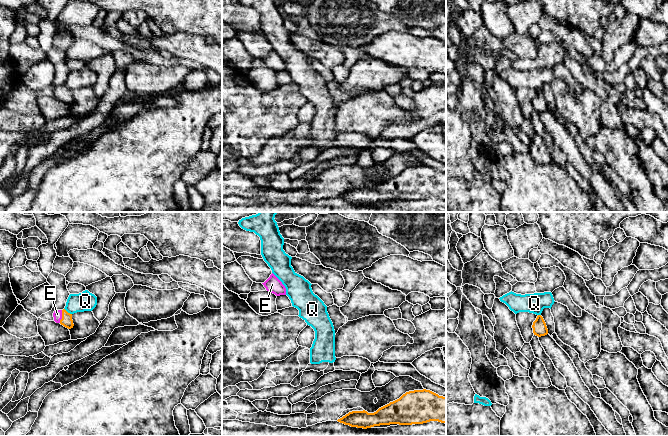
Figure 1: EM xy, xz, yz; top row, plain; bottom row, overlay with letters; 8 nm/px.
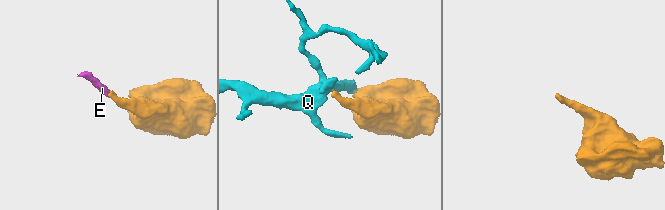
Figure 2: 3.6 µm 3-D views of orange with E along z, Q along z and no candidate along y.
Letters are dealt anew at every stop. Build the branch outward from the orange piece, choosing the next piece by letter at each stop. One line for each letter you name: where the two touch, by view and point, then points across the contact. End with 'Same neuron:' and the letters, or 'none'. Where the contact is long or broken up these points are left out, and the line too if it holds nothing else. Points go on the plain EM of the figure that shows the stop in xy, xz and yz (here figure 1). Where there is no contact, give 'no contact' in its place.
E: contact xy (62, 92); way xy (66, 97), (62, 92), (57, 90)
Same neuron: E

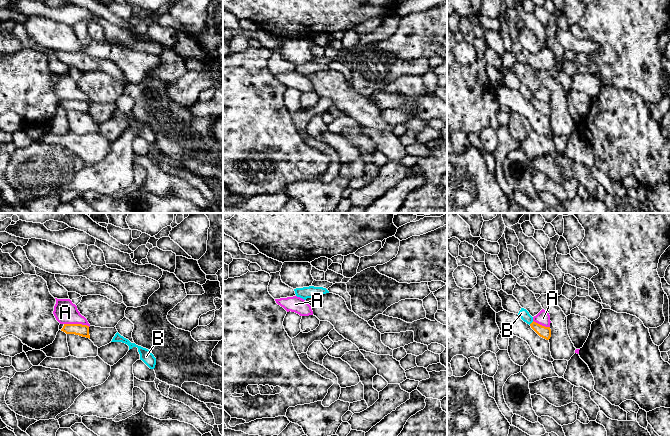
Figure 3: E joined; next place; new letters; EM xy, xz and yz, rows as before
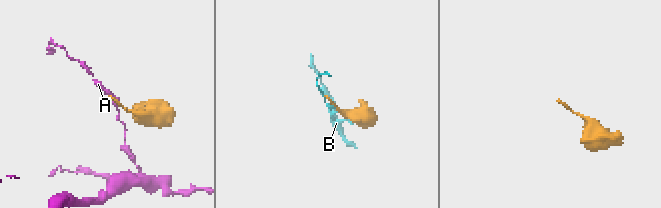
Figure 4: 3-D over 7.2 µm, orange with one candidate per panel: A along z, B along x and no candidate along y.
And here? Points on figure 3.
Same neuron: none

